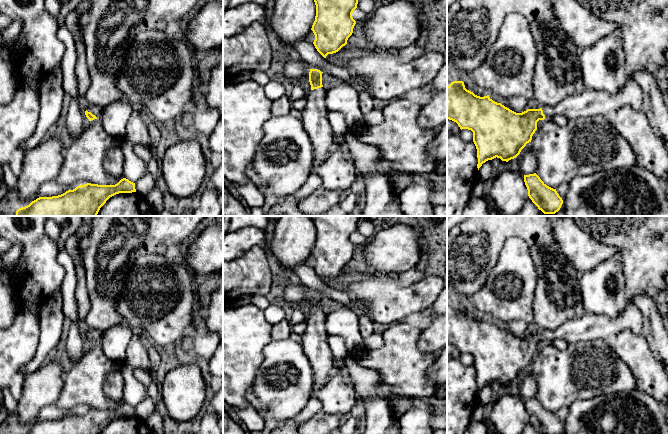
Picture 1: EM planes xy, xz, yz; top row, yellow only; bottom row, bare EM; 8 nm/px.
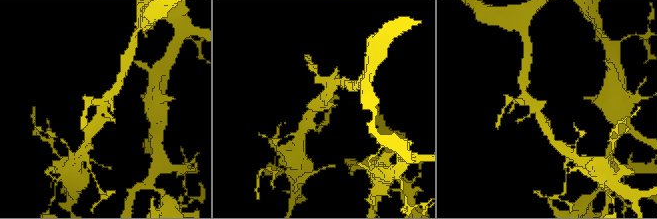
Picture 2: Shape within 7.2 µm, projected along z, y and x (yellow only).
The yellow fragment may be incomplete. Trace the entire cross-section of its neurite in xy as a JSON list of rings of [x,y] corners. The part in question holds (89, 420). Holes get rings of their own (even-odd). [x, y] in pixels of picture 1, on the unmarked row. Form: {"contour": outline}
{"contour": [[[126,402],[115,409],[87,407],[58,420],[39,421],[18,434],[100,434],[110,421],[132,416],[136,416],[135,407]]]}

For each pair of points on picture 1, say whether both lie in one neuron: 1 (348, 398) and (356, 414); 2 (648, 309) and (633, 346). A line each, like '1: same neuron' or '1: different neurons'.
1: different neurons
2: different neurons

